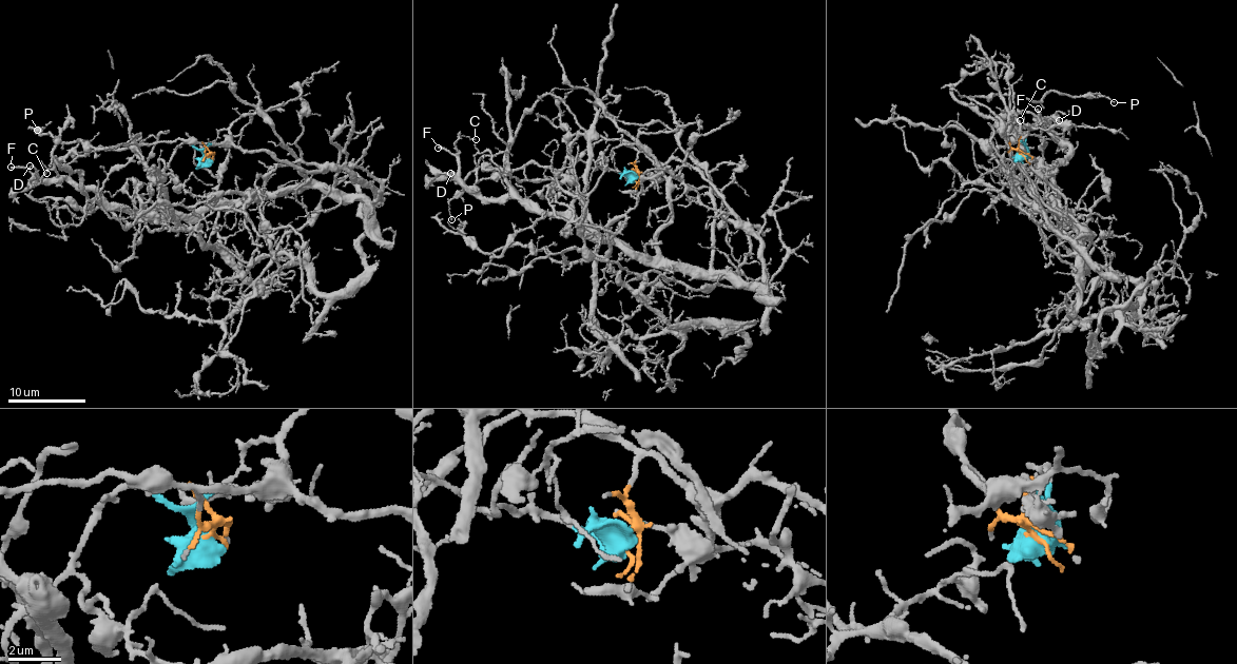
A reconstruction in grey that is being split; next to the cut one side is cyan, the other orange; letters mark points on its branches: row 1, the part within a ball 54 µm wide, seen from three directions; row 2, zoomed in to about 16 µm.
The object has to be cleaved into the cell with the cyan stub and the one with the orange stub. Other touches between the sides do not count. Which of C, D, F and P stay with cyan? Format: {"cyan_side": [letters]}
{"cyan_side": ["C", "D", "F"]}

